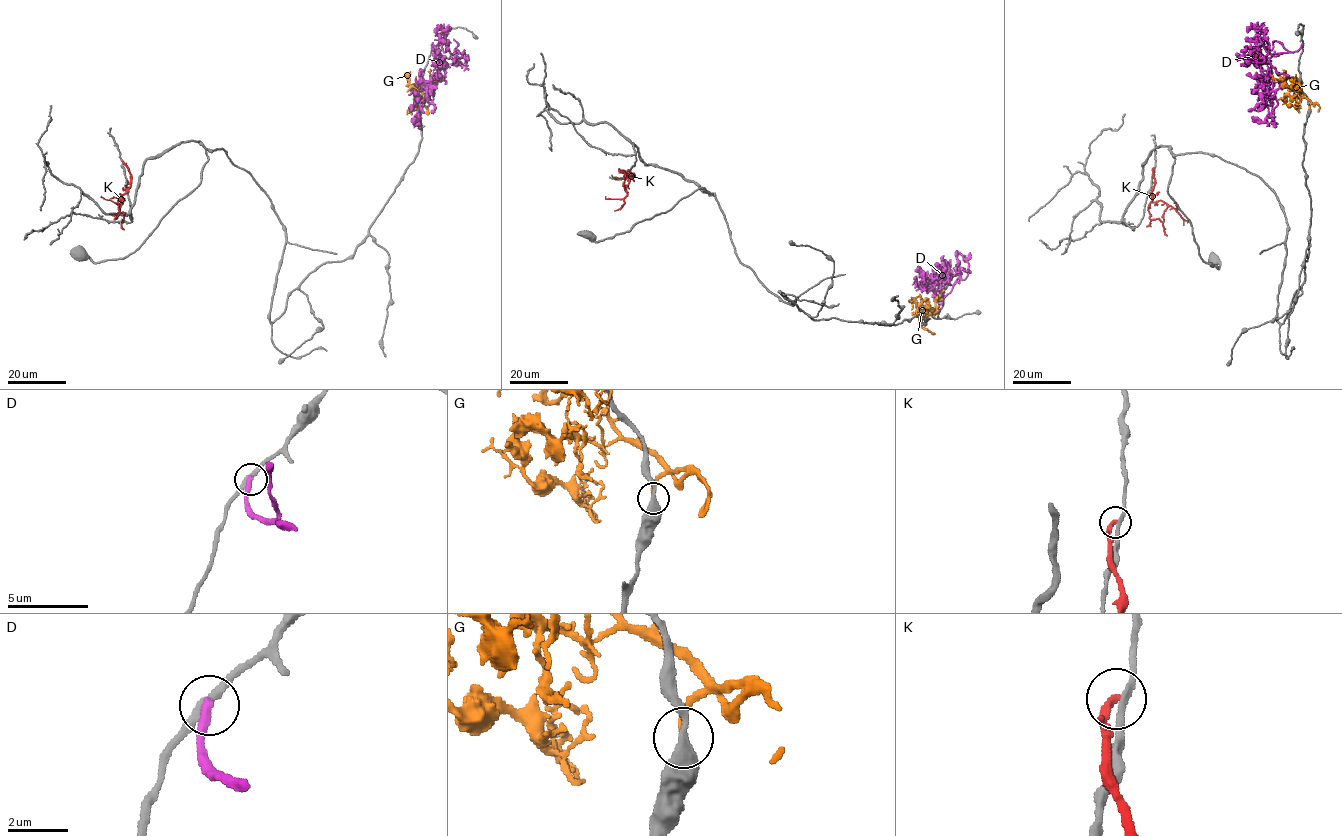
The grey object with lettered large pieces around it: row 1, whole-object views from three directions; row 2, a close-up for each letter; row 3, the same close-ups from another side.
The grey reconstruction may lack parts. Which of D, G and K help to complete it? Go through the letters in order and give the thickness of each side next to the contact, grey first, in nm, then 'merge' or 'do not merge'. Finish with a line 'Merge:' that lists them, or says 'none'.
D: 300 nm thick on the grey side, 360 nm on the other; do not merge
G: 400 nm thick on the grey side, 240 nm on the other; do not merge
K: 240 nm thick on the grey side, 280 nm on the other; do not merge
Merge: none

